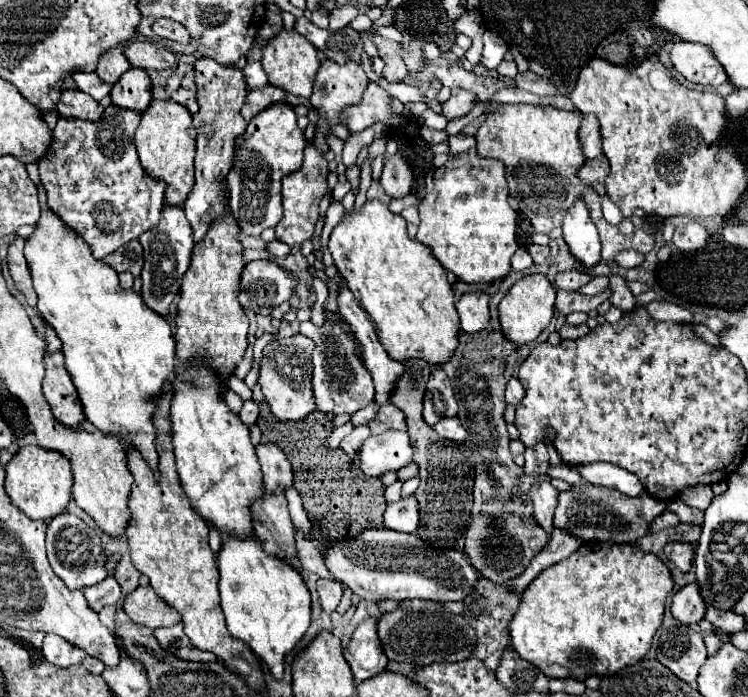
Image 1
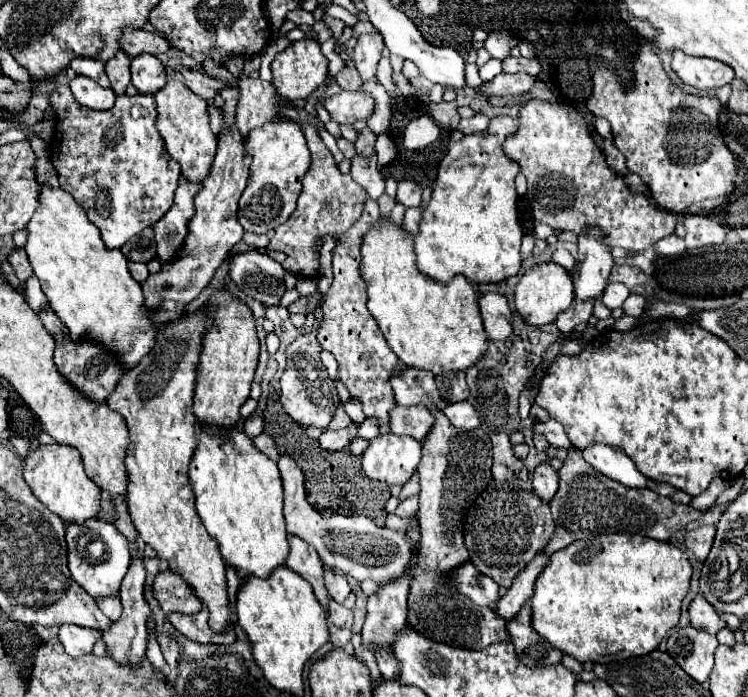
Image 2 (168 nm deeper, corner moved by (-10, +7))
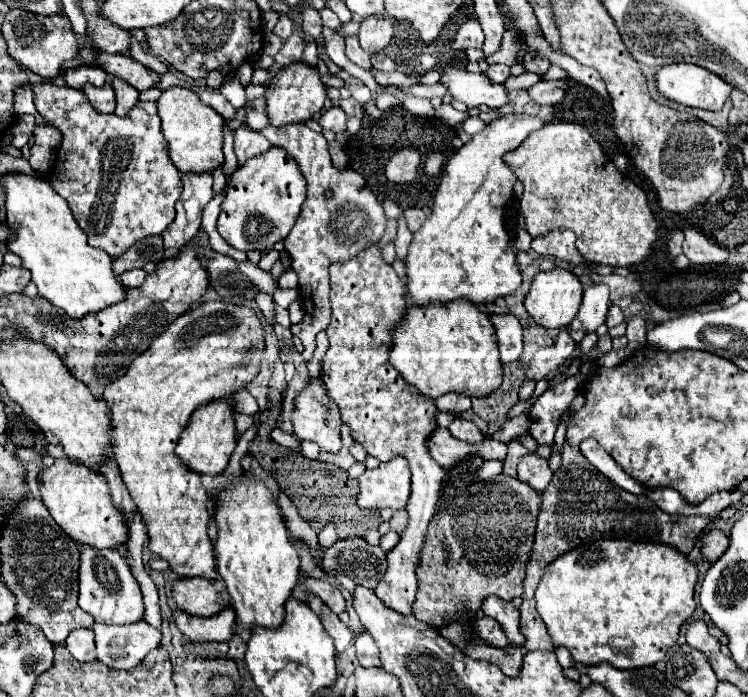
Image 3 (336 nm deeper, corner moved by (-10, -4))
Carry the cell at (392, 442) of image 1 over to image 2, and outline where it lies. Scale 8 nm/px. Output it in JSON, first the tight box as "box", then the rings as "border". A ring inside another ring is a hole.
{"box":[361,435,421,485],"border":[[[379,435],[363,453],[361,467],[367,477],[389,485],[405,485],[421,461],[421,443],[413,437]]]}

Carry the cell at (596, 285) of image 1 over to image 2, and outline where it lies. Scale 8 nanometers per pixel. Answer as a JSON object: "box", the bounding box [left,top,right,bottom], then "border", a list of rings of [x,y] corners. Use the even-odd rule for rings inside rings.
{"box":[601,282,629,310],"border":[[[610,282],[603,292],[601,301],[610,310],[614,310],[622,307],[629,294],[629,289],[625,285]]]}

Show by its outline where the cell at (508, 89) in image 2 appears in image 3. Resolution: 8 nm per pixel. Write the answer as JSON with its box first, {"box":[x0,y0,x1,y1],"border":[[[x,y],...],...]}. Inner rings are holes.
{"box":[529,80,565,106],"border":[[[539,80],[537,84],[533,84],[529,88],[529,96],[537,104],[553,106],[559,100],[563,100],[563,96],[565,96],[565,82],[563,80],[551,80],[551,82]]]}

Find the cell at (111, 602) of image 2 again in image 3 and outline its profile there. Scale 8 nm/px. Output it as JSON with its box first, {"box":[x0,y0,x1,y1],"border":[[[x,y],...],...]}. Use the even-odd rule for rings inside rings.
{"box":[93,620,161,670],"border":[[[145,620],[123,626],[95,624],[93,632],[97,660],[115,670],[135,668],[161,642],[161,632],[149,626]]]}

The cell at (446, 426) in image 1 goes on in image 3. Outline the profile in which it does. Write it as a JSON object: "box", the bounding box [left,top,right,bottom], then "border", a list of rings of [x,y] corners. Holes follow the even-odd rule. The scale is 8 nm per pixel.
{"box":[449,418,485,444],"border":[[[457,418],[449,424],[449,432],[457,438],[457,440],[463,440],[463,442],[469,442],[469,444],[479,444],[485,440],[483,432],[469,420],[463,420],[463,418]]]}

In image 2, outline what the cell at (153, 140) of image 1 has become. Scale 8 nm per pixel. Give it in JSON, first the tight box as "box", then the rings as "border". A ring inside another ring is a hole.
{"box":[155,79,217,183],"border":[[[171,79],[163,89],[155,93],[155,105],[159,113],[157,129],[165,139],[169,155],[181,165],[181,173],[187,181],[201,183],[211,169],[211,161],[215,159],[215,149],[217,149],[217,135],[213,135],[213,131],[209,129],[207,101],[191,93],[191,89],[187,89],[185,83]]]}

